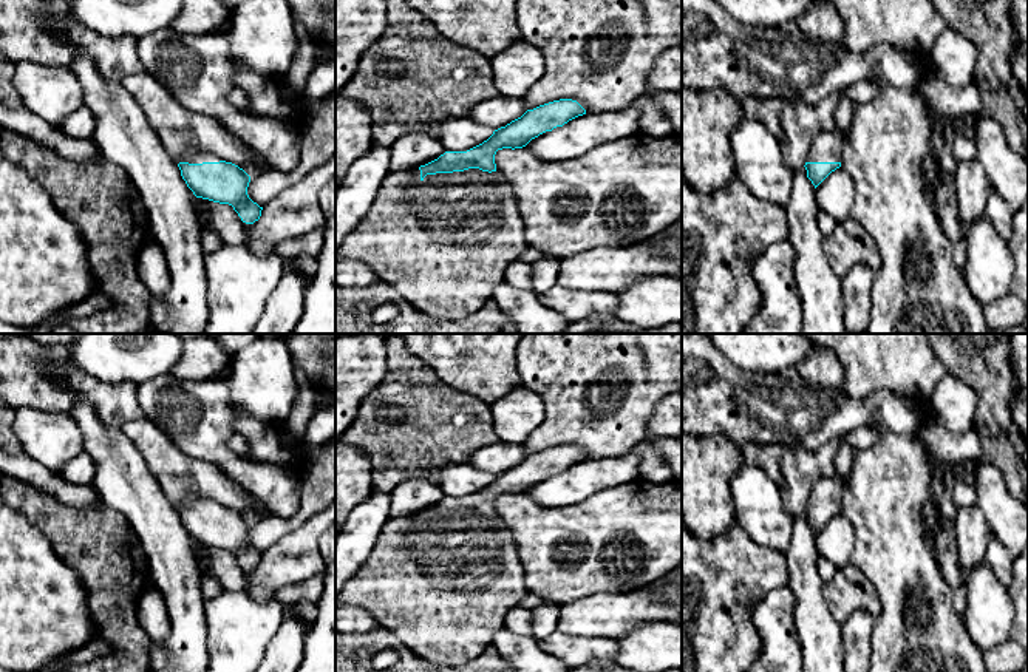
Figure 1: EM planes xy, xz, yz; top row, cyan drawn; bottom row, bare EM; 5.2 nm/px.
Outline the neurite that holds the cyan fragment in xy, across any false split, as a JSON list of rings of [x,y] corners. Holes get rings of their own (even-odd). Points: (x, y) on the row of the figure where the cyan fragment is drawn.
[[[190,153],[178,167],[196,198],[232,205],[246,224],[260,219],[263,207],[249,198],[250,176],[238,165],[210,153]]]

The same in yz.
[[[836,131],[821,133],[807,154],[807,178],[815,188],[836,168],[841,167],[847,134]]]

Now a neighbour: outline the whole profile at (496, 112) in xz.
[[[493,96],[487,100],[475,104],[465,114],[467,119],[473,120],[481,127],[498,130],[505,127],[512,120],[521,117],[527,111],[523,99]]]

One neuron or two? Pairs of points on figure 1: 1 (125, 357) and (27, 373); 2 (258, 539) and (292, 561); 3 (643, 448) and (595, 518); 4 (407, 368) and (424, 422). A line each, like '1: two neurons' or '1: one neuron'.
1: two neurons
2: two neurons
3: two neurons
4: one neuron

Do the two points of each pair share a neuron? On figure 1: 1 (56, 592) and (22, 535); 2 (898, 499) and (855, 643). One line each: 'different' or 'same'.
1: same
2: different

